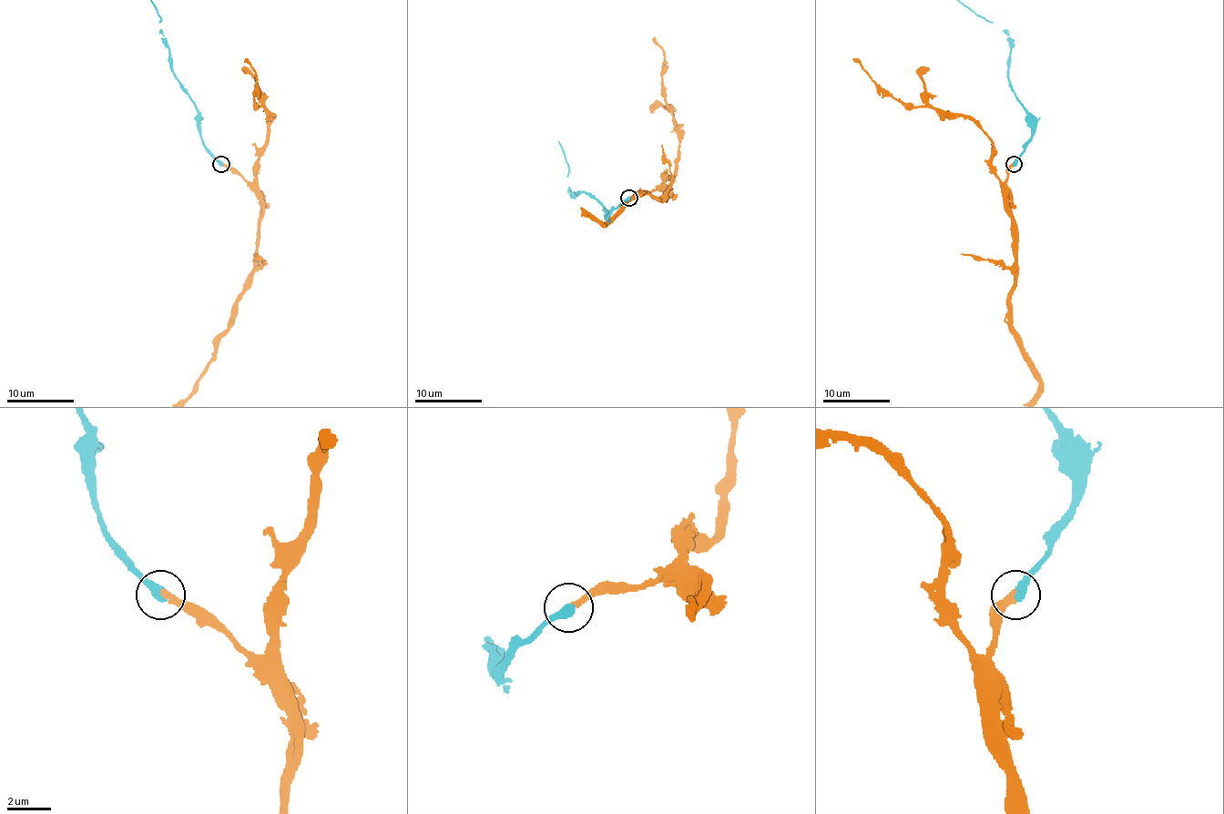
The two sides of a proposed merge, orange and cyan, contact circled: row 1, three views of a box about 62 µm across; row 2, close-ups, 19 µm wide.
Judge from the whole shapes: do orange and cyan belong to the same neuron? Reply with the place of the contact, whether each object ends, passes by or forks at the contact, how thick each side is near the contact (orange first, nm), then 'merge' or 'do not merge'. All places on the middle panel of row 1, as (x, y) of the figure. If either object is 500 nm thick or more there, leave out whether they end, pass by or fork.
(628, 198) | 260/500 nm | merge

